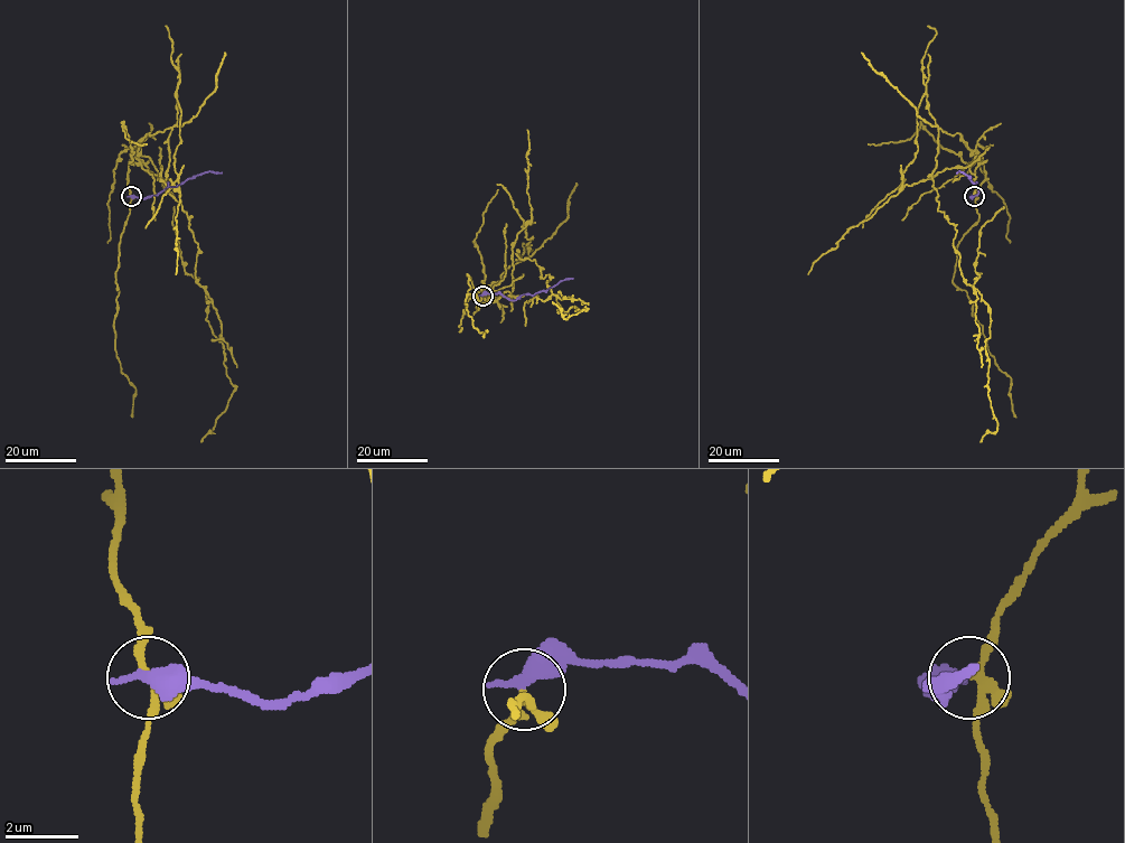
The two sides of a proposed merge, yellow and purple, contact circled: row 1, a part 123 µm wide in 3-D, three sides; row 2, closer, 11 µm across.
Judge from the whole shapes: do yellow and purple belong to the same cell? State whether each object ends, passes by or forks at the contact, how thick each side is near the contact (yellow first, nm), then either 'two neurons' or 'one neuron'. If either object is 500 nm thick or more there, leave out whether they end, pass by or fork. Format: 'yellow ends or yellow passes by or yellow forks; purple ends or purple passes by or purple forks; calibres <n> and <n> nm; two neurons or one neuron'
yellow forks; purple ends; calibres 170 and 480 nm; two neurons

